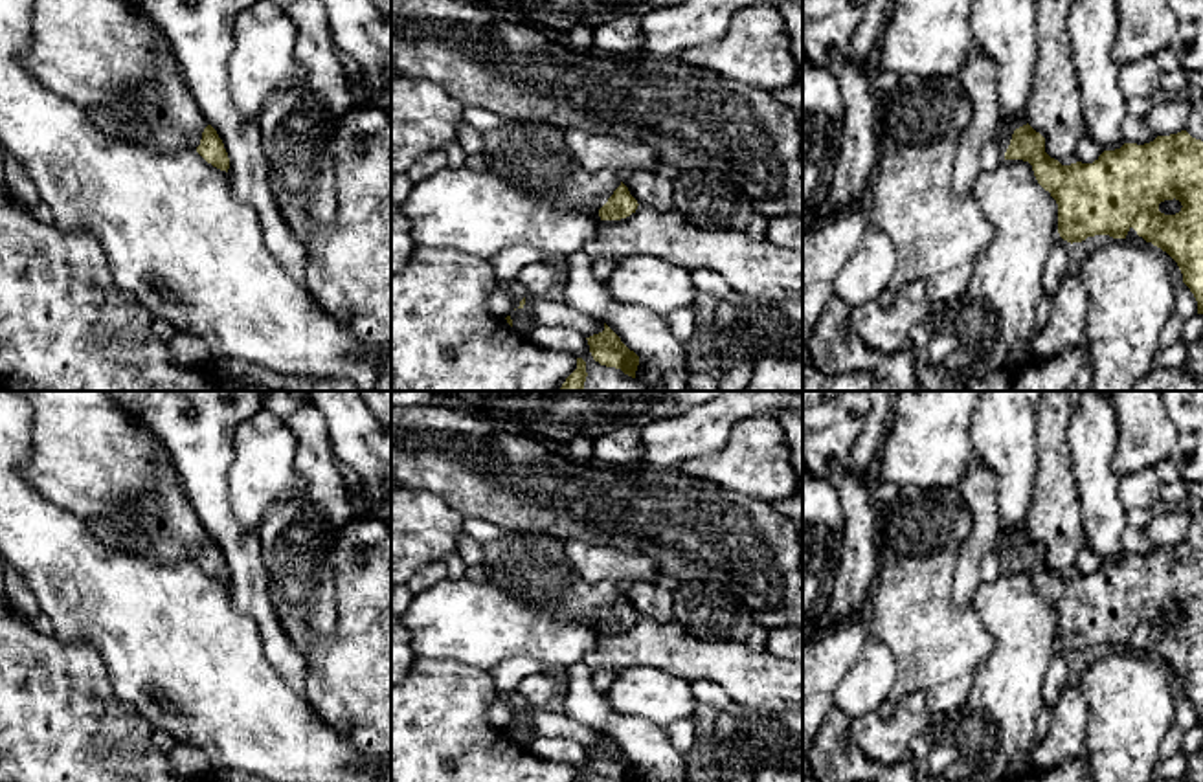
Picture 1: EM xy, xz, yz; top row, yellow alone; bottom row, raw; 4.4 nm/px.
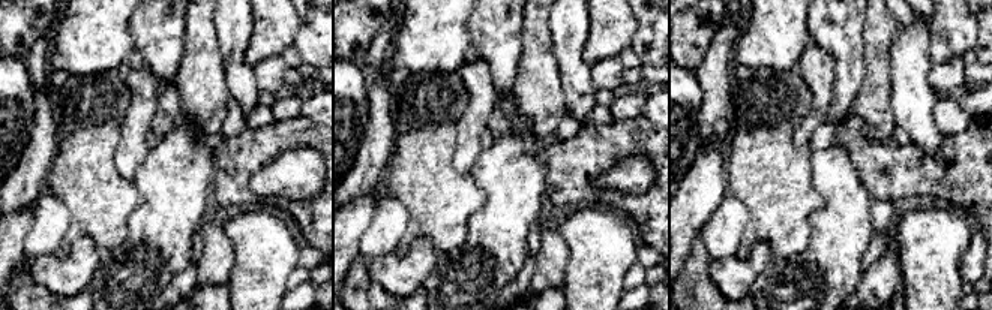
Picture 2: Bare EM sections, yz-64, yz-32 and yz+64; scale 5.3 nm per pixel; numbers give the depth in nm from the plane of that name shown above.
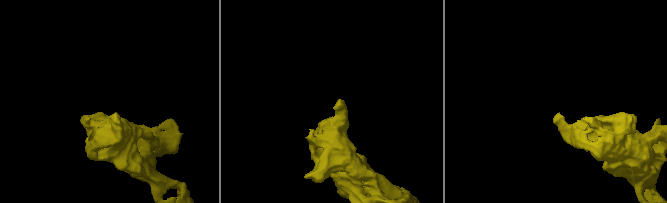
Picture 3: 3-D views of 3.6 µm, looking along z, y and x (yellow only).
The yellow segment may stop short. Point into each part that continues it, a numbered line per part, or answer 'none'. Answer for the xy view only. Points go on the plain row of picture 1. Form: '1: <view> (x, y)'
1: xy (160, 525)

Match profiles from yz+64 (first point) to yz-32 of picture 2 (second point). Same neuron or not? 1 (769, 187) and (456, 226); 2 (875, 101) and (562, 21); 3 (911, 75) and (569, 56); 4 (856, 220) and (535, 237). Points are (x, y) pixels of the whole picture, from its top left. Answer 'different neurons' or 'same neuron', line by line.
1: same neuron
2: different neurons
3: same neuron
4: different neurons

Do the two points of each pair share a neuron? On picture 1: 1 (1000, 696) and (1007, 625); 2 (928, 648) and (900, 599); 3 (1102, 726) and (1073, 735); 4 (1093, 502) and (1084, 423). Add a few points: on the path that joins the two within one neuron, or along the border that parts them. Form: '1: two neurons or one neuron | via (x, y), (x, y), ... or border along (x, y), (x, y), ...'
1: one neuron | via (1007, 678), (1007, 643)
2: one neuron | via (928, 636), (911, 612)
3: two neurons | border along (1079, 687), (1088, 705), (1086, 755)
4: one neuron | via (1093, 481), (1093, 443)

